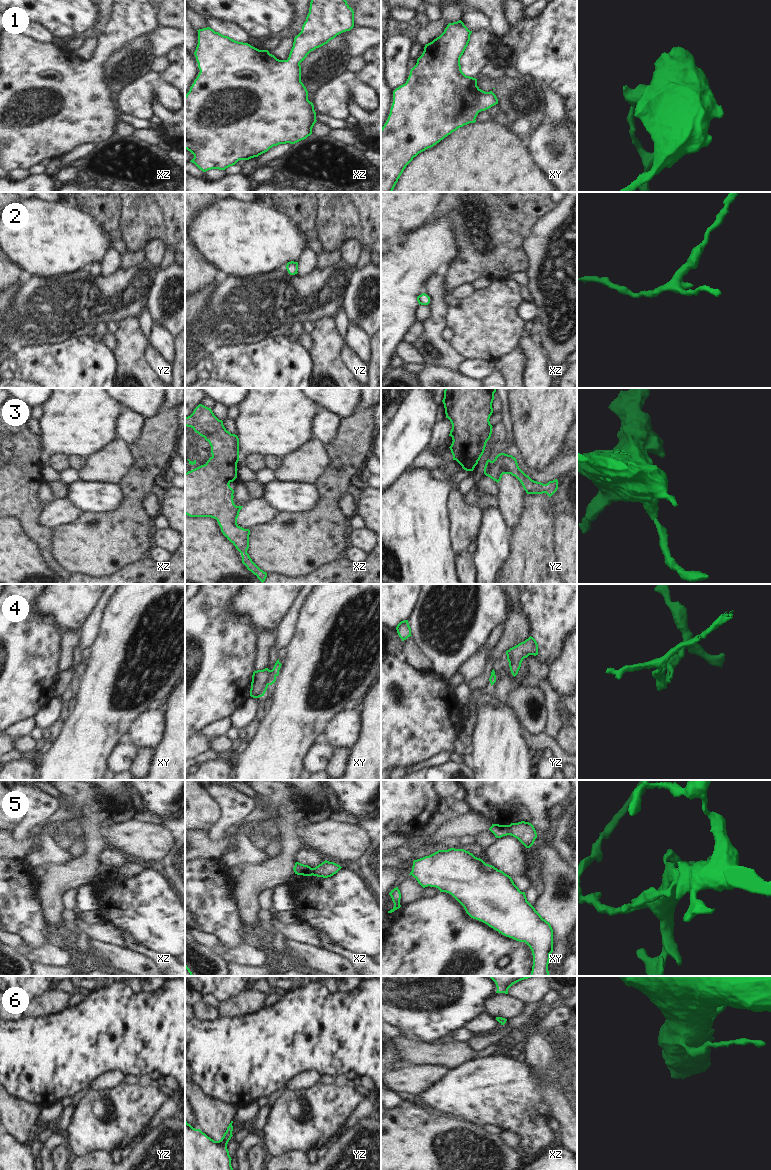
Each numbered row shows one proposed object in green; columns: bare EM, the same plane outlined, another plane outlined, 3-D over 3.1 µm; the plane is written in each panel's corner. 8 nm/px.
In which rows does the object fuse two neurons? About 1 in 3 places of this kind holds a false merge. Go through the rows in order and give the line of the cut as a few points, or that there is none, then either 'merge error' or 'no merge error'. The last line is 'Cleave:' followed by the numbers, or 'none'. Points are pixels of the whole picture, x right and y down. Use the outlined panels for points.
1: cut none; no merge error
2: cut none; no merge error
3: cut none; no merge error
4: cut xy (270, 670), (268, 684); merge error
5: cut xy (508, 825), (509, 834); merge error
6: cut none; no merge error
Cleave: 4, 5

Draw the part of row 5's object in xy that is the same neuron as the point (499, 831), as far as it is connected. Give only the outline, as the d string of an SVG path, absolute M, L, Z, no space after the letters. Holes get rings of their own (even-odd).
M492 824L489 830L495 835L496 838L509 835L509 825Z

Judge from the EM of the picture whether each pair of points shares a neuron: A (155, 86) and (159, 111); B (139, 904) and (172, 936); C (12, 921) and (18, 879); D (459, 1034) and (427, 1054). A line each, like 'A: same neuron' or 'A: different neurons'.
A: different neurons
B: same neuron
C: same neuron
D: different neurons

